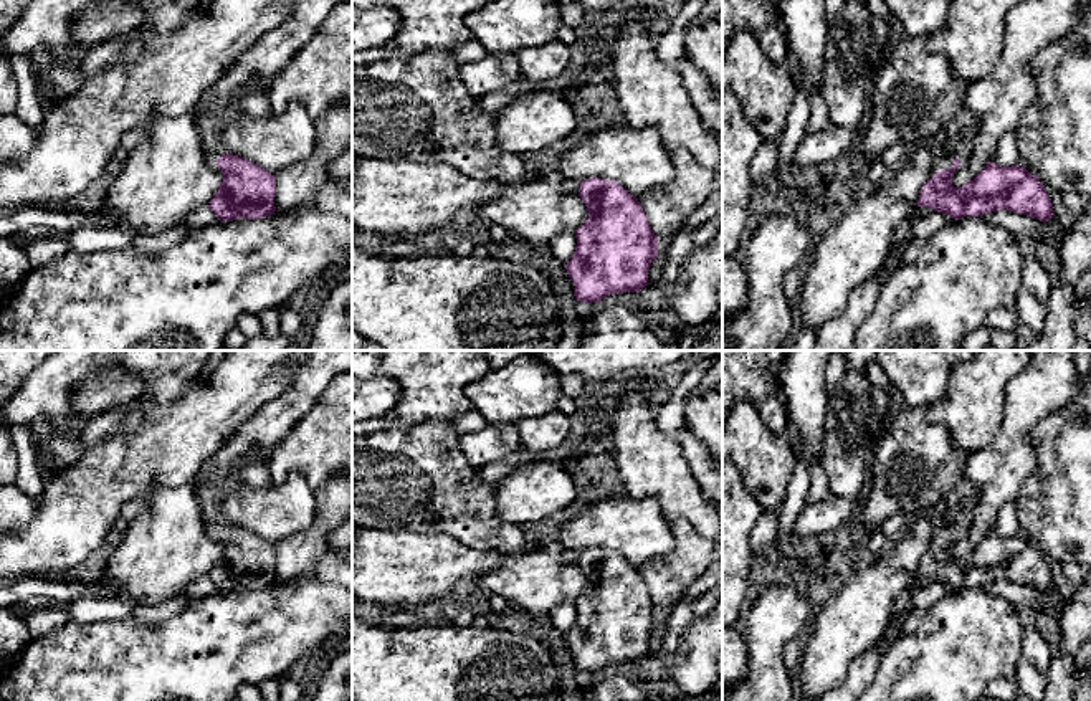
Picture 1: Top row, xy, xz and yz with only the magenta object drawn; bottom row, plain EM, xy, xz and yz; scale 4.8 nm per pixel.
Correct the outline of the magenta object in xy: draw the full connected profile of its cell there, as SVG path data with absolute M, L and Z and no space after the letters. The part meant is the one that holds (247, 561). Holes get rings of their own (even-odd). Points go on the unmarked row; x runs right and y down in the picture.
M223 524L217 534L223 552L208 577L220 592L258 590L274 585L274 546L233 524Z

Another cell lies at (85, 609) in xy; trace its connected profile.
M79 597L63 605L73 617L73 622L96 623L127 617L134 612L134 602L104 597Z

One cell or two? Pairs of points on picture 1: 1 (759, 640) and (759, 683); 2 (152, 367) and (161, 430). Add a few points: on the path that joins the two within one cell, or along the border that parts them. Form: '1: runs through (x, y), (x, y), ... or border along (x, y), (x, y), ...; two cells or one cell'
1: runs through (759, 650), (759, 673); one cell
2: border along (190, 381), (179, 395), (166, 402), (138, 400); two cells

